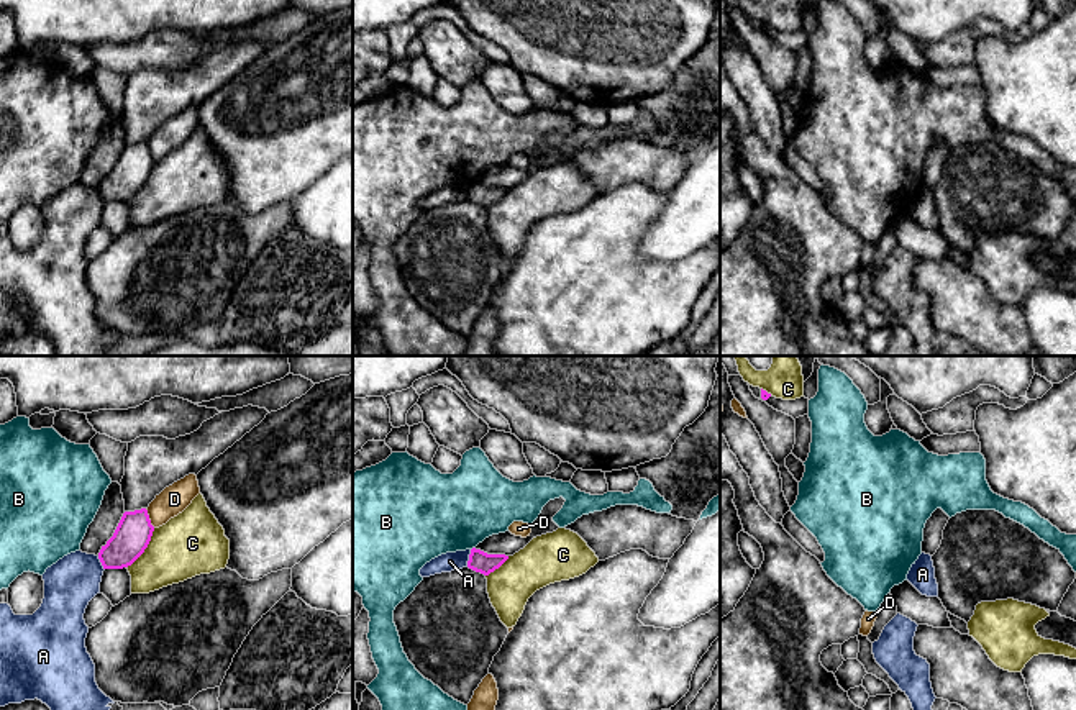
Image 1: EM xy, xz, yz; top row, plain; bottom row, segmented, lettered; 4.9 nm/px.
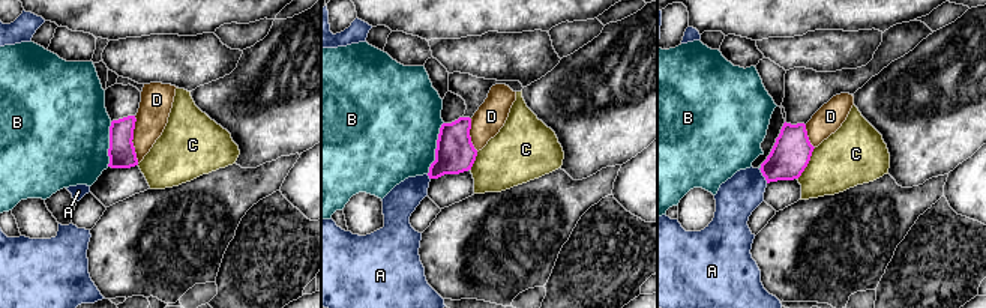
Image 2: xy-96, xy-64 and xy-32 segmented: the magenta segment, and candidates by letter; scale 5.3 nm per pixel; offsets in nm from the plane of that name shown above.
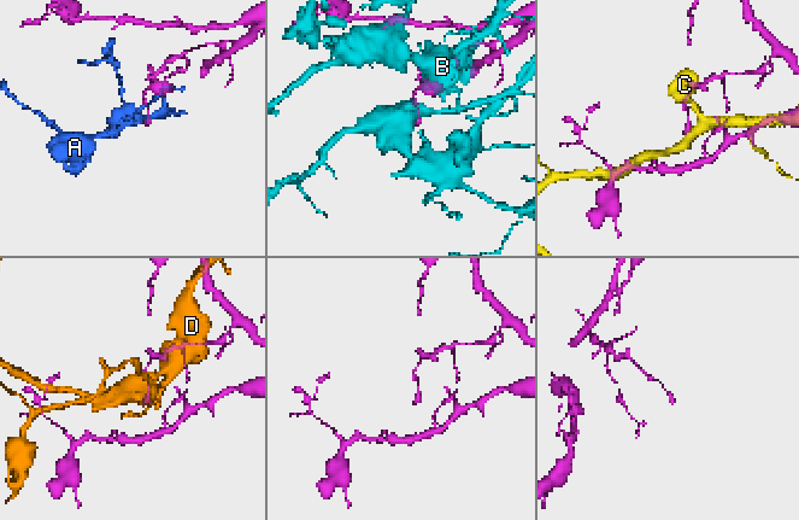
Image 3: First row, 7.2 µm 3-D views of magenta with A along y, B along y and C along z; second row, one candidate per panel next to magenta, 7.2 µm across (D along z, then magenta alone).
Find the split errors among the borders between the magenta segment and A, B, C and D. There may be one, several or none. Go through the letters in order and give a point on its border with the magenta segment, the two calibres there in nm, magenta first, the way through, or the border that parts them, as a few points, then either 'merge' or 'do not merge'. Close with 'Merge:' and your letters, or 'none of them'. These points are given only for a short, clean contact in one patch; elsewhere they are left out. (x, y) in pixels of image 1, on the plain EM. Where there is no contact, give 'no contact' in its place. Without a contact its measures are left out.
A: xz (469, 191) | 110/90 nm | along xz (471, 182), (466, 199) | do not merge
B: xz (473, 181) | 110/400 nm | do not merge
C: xy (146, 179) | 180/320 nm | do not merge
D: xy (148, 151) | 180/140 nm | do not merge
Merge: none of them

